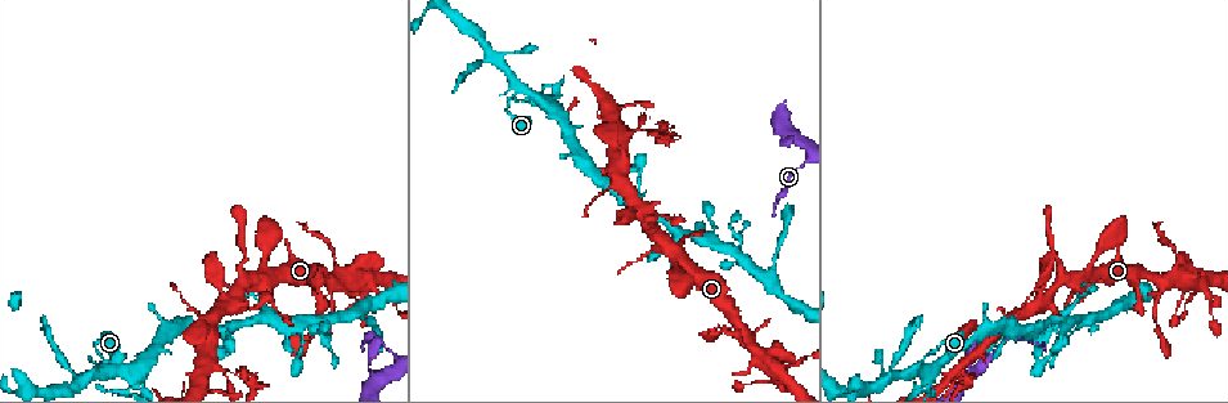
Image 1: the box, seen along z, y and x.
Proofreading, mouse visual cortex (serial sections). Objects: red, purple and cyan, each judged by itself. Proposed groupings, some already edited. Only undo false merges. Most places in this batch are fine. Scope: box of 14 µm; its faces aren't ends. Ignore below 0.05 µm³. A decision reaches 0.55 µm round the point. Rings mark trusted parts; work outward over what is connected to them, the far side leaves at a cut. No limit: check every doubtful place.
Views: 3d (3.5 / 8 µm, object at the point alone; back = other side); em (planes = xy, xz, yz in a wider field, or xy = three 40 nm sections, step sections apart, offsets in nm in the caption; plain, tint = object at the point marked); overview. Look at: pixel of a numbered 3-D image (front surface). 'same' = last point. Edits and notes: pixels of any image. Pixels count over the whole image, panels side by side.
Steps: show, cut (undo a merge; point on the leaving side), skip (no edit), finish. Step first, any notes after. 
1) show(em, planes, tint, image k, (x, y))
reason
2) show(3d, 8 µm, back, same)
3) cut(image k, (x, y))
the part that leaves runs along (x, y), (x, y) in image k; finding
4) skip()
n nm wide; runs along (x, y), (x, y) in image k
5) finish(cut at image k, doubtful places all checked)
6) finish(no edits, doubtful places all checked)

show(3d, 3.5 µm, image 1, (927, 369))
branch point

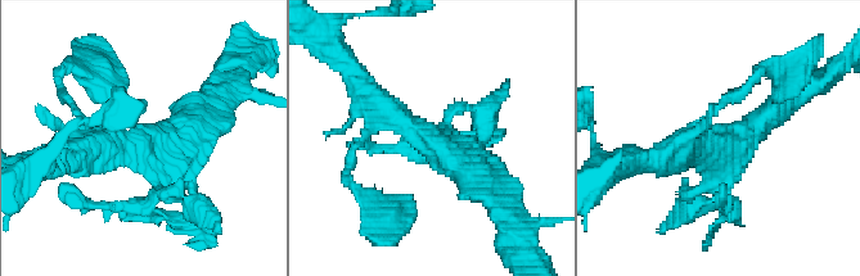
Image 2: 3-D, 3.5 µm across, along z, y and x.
show(em, xy, step 3, tint, image 2, (434, 145))

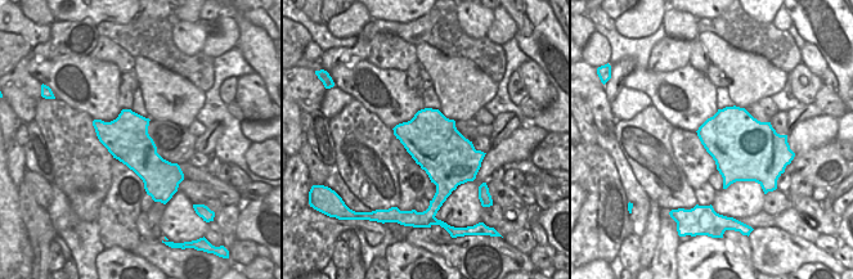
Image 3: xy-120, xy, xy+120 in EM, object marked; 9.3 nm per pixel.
skip()
runs along (369, 130), (394, 113), (496, 195) in image 2; one cell here

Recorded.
show(3d, 3.5 µm, image 1, (651, 132))
a fork

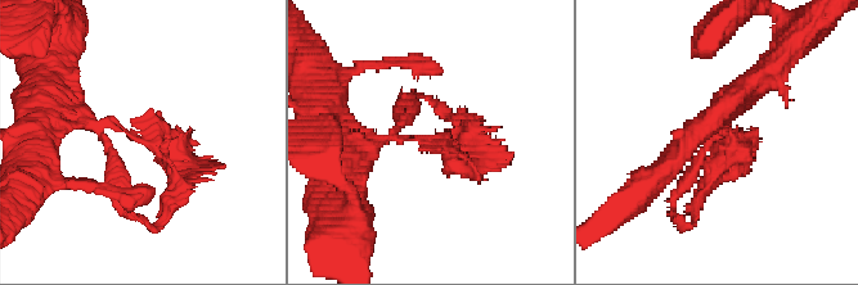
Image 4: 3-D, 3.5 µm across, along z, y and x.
show(em, planes, tint, image 4, (437, 145))
shape alone is not enough

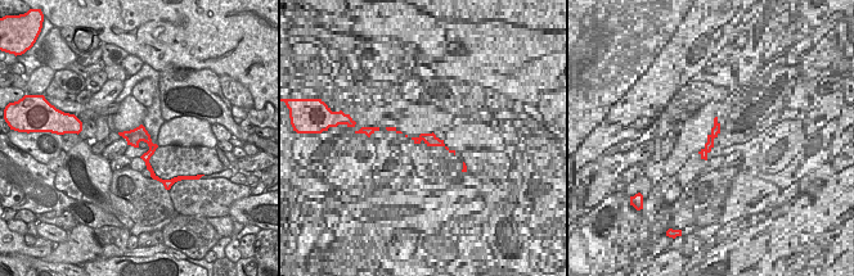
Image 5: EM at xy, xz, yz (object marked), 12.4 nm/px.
skip()
runs along (73, 112), (212, 163) in image 4; continuous, no second cell

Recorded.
show(3d, 3.5 µm, image 1, (1082, 318))
sharp bend

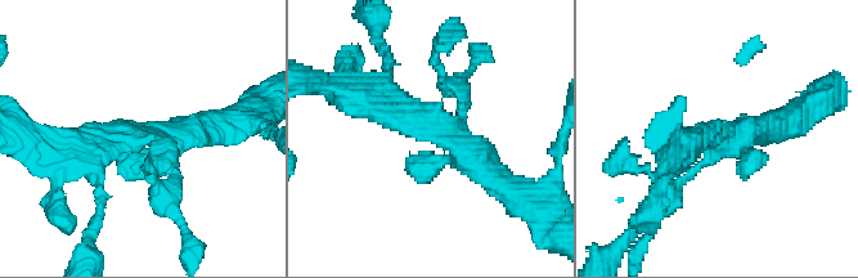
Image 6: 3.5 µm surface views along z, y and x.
show(em, xy, step 2, tint, image 6, (723, 141))
now the EM

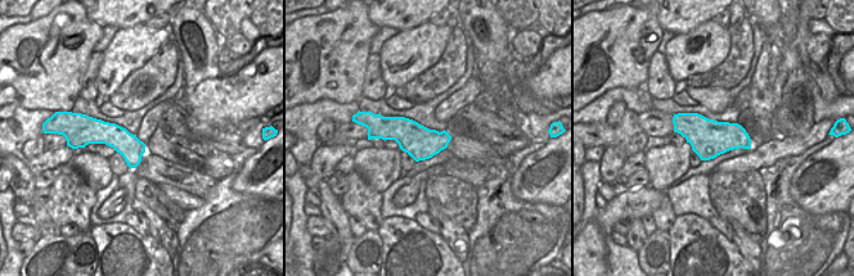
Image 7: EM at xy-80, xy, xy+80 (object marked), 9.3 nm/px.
skip()
runs along (377, 107), (440, 130), (520, 196) in image 6; all the same cell

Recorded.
show(3d, 8 µm, image 1, (330, 283))

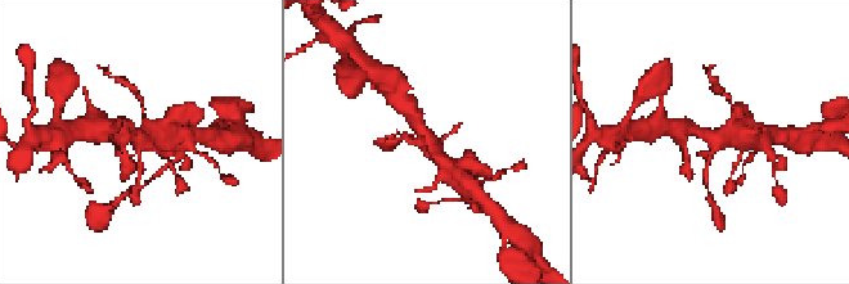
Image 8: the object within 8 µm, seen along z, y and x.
show(em, xy, step 3, tint, image 8, (713, 137))

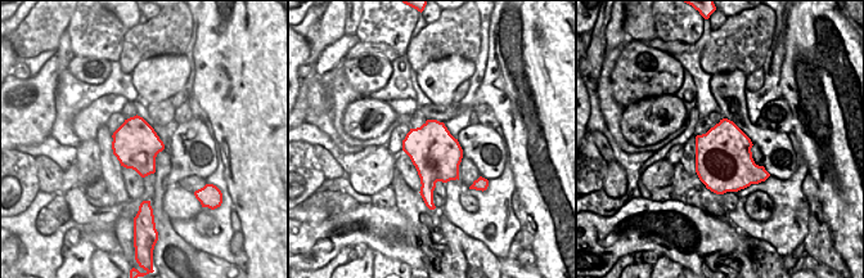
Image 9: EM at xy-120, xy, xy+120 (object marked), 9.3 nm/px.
skip()
runs along (410, 113), (430, 148), (450, 170) in image 8; continuous, no second cell

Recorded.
show(3d, 3.5 µm, image 1, (326, 341))
abrupt turn

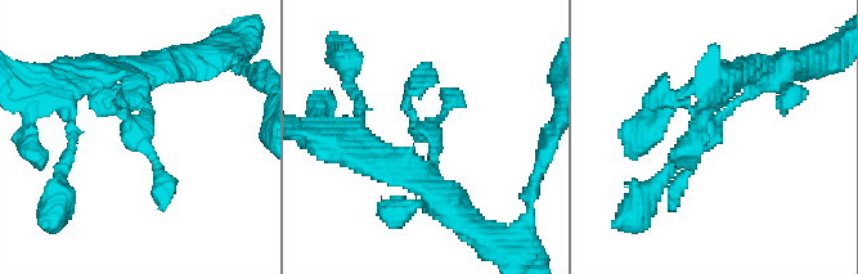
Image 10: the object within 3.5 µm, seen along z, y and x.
show(em, xy, step 5, tint, image 10, (137, 133))
now the EM

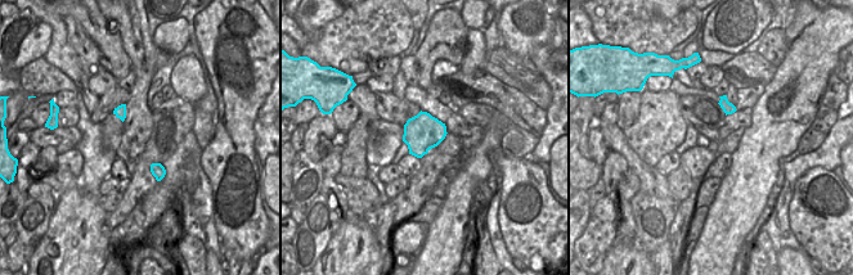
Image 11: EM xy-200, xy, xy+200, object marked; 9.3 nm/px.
skip()
340 nm wide; runs along (762, 71), (711, 130), (663, 94), (652, 102) in image 10; continuous, no second cell

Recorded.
finish(no edits, doubtful places all checked)

